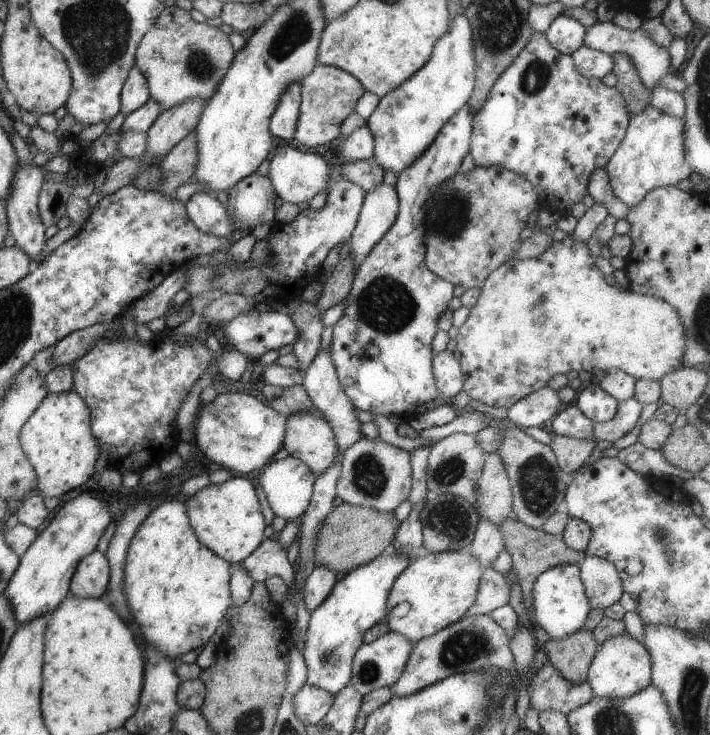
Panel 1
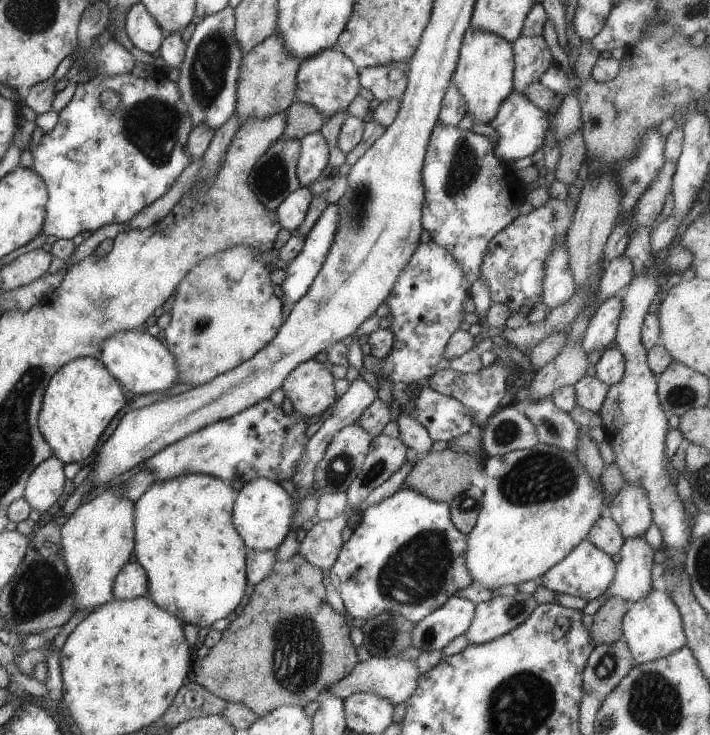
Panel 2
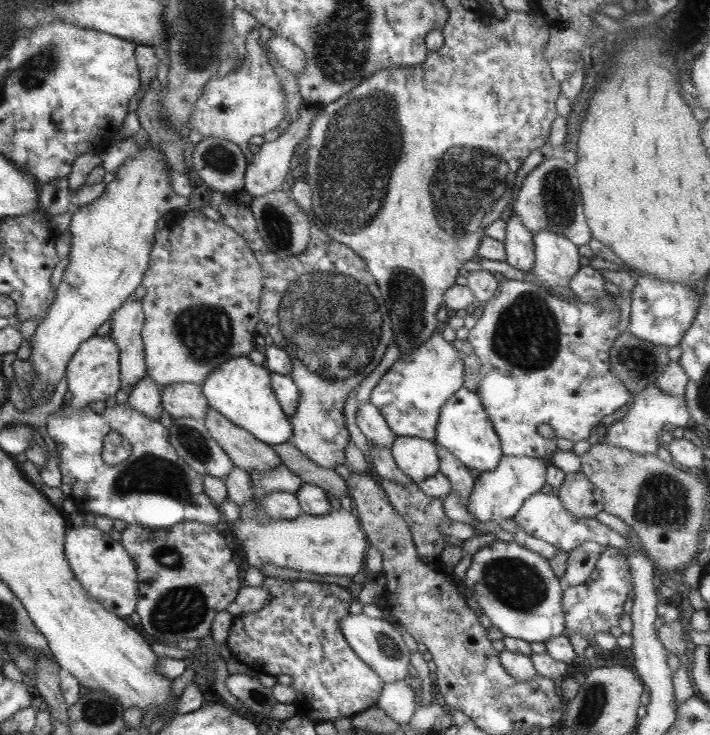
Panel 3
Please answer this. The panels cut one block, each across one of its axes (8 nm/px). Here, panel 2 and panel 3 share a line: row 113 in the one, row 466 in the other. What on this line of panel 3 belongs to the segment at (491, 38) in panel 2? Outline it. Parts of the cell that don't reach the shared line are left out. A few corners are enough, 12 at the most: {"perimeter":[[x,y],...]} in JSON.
{"perimeter":[[477,393],[439,408],[435,442],[465,467],[494,470],[502,452]]}

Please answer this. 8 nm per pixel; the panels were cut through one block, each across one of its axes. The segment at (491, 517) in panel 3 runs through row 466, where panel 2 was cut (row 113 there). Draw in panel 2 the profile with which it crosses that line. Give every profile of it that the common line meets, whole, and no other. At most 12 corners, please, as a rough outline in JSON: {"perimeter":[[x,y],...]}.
{"perimeter":[[511,92],[489,125],[509,167],[541,146],[546,112]]}

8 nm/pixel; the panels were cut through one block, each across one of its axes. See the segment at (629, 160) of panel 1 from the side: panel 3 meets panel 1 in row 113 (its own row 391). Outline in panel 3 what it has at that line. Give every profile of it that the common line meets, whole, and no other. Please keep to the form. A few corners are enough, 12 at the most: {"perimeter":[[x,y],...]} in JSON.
{"perimeter":[[651,384],[599,442],[653,454],[659,434],[685,428],[684,396]]}

